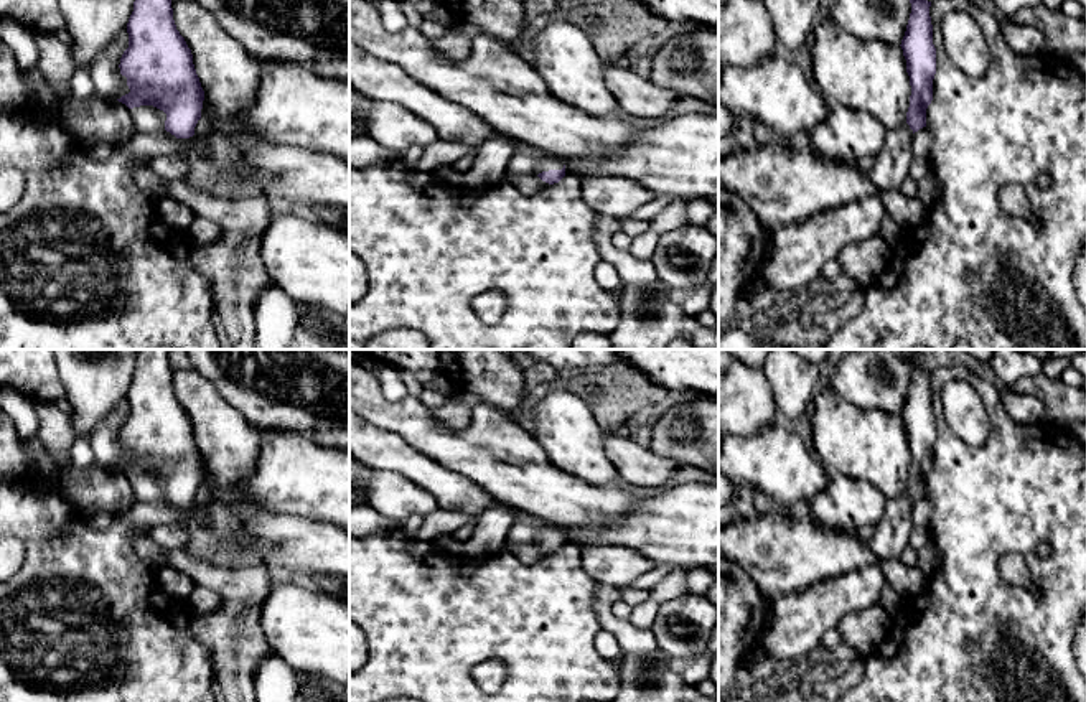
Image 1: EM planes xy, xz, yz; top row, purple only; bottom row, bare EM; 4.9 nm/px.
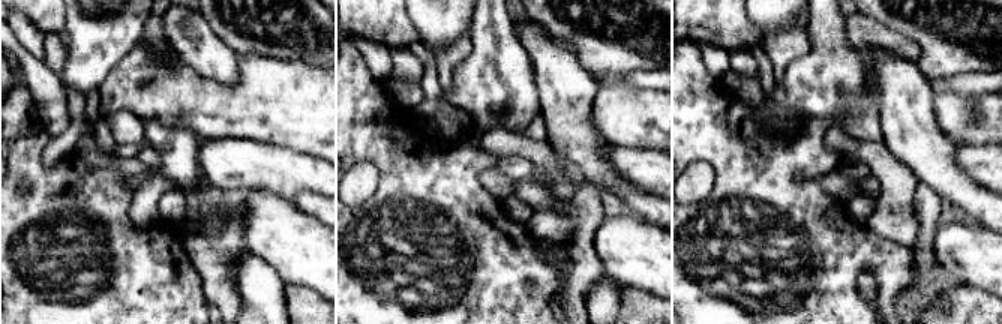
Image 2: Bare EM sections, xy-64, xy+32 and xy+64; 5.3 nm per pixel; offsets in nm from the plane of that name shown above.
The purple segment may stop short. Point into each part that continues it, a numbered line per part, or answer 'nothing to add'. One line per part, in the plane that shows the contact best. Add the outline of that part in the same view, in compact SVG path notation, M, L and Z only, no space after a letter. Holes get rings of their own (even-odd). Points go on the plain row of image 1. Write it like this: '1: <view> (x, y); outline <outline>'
1: xy (147, 488); outline M140 475L130 478L135 501L138 503L153 503L165 499L166 483L153 475Z

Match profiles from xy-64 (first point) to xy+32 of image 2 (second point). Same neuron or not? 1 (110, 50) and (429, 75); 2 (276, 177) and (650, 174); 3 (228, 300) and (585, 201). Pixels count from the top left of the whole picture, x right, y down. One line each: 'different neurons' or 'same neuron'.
1: different neurons
2: same neuron
3: same neuron

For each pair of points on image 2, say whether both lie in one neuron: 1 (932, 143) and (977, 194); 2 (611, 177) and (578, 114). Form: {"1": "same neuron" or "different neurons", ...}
{"1": "same neuron", "2": "same neuron"}

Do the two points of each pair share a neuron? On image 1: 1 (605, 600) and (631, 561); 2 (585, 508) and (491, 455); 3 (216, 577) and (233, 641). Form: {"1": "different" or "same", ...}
{"1": "different", "2": "same", "3": "same"}

